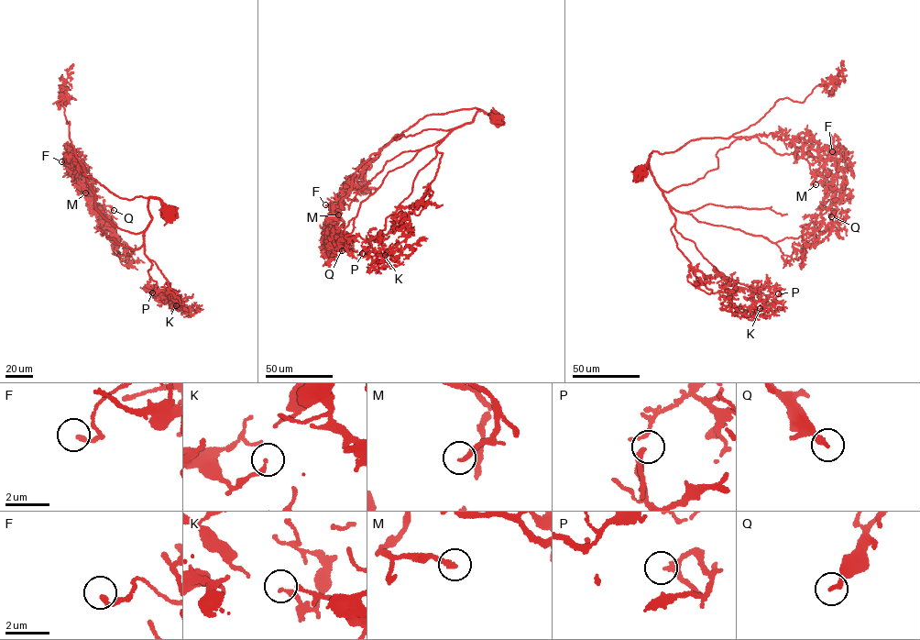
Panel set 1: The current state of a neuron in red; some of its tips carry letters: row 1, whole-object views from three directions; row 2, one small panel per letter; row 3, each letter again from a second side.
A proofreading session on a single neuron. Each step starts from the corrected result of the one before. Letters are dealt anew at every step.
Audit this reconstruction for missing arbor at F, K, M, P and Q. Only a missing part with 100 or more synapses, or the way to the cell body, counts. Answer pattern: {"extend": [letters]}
{"extend": ["M"]}

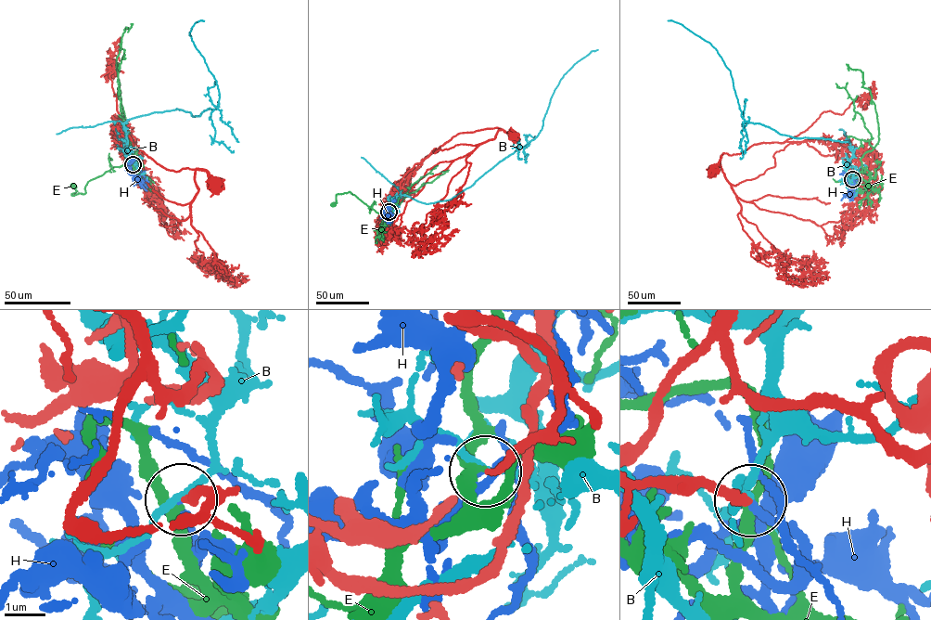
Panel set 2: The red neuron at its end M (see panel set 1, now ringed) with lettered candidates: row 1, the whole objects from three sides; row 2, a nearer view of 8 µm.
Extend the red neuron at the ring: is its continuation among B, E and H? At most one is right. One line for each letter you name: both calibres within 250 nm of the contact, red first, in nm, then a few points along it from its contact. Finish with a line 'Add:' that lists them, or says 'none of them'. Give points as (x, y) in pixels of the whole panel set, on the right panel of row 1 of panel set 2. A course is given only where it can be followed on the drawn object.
H: 220/110 nm | via (852, 179), (854, 186), (851, 190), (846, 177)
Add: H

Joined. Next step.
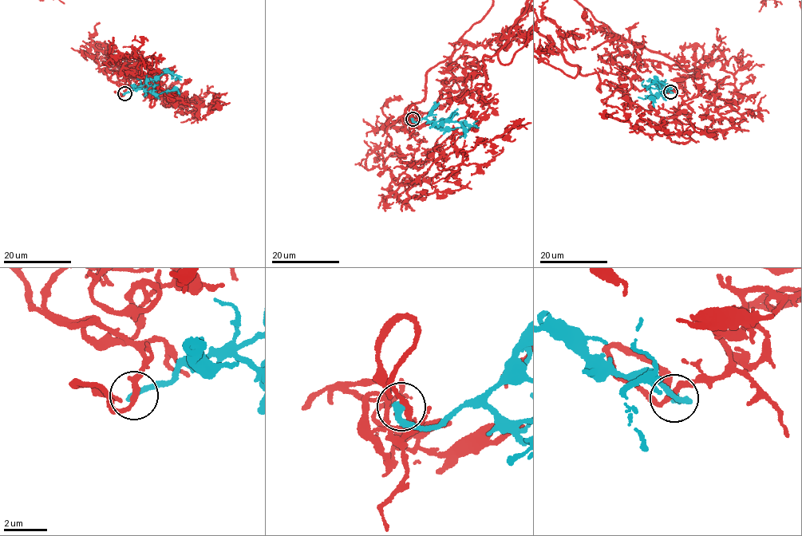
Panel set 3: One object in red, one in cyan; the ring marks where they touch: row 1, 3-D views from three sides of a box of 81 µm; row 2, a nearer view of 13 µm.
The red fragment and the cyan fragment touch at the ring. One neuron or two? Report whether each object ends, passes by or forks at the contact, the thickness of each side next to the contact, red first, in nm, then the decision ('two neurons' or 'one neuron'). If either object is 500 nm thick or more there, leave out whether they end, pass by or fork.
red forks there; cyan ends there; 220 nm thick on the red side, 360 nm on the other; one neuron

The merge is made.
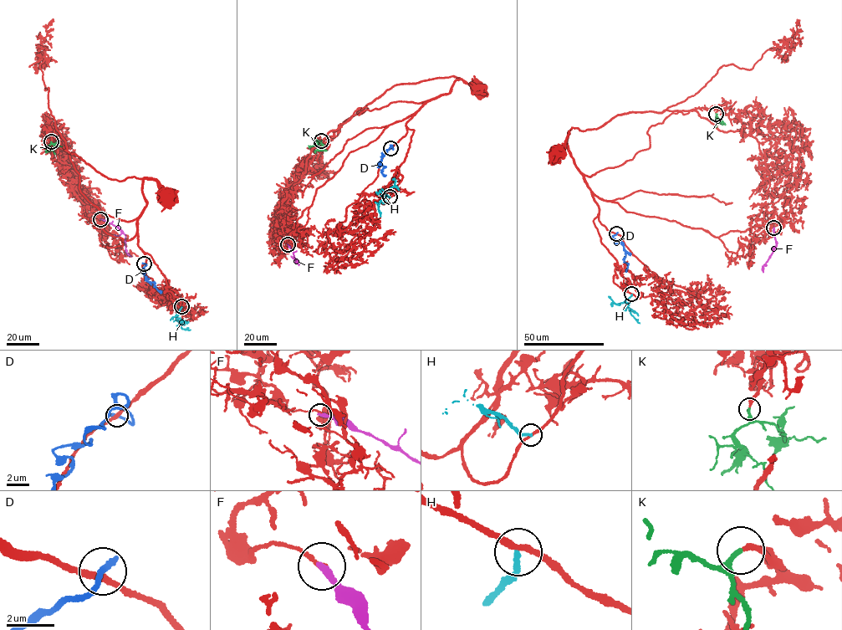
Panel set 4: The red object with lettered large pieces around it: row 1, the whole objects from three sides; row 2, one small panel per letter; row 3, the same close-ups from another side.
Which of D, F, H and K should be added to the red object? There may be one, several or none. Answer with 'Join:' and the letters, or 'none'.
Join: K

